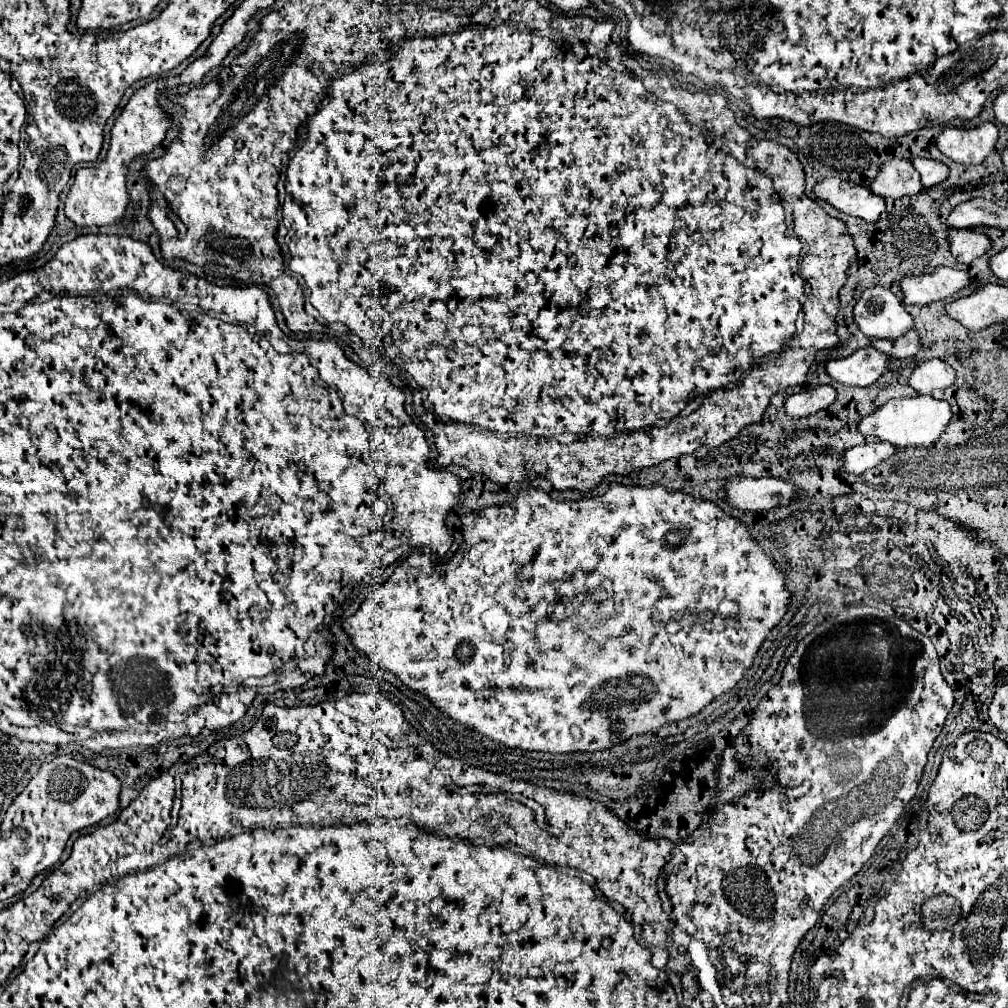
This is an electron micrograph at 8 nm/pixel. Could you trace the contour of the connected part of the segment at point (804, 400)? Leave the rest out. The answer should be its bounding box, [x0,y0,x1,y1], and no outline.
[785,384,837,418]

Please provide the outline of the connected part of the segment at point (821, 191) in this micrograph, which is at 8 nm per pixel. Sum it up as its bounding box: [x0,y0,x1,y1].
[813,178,885,224]

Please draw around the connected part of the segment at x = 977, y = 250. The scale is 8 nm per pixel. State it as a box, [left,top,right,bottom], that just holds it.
[949,230,991,264]

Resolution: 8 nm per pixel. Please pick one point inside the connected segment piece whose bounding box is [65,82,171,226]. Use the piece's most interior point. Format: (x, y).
(98, 197)

